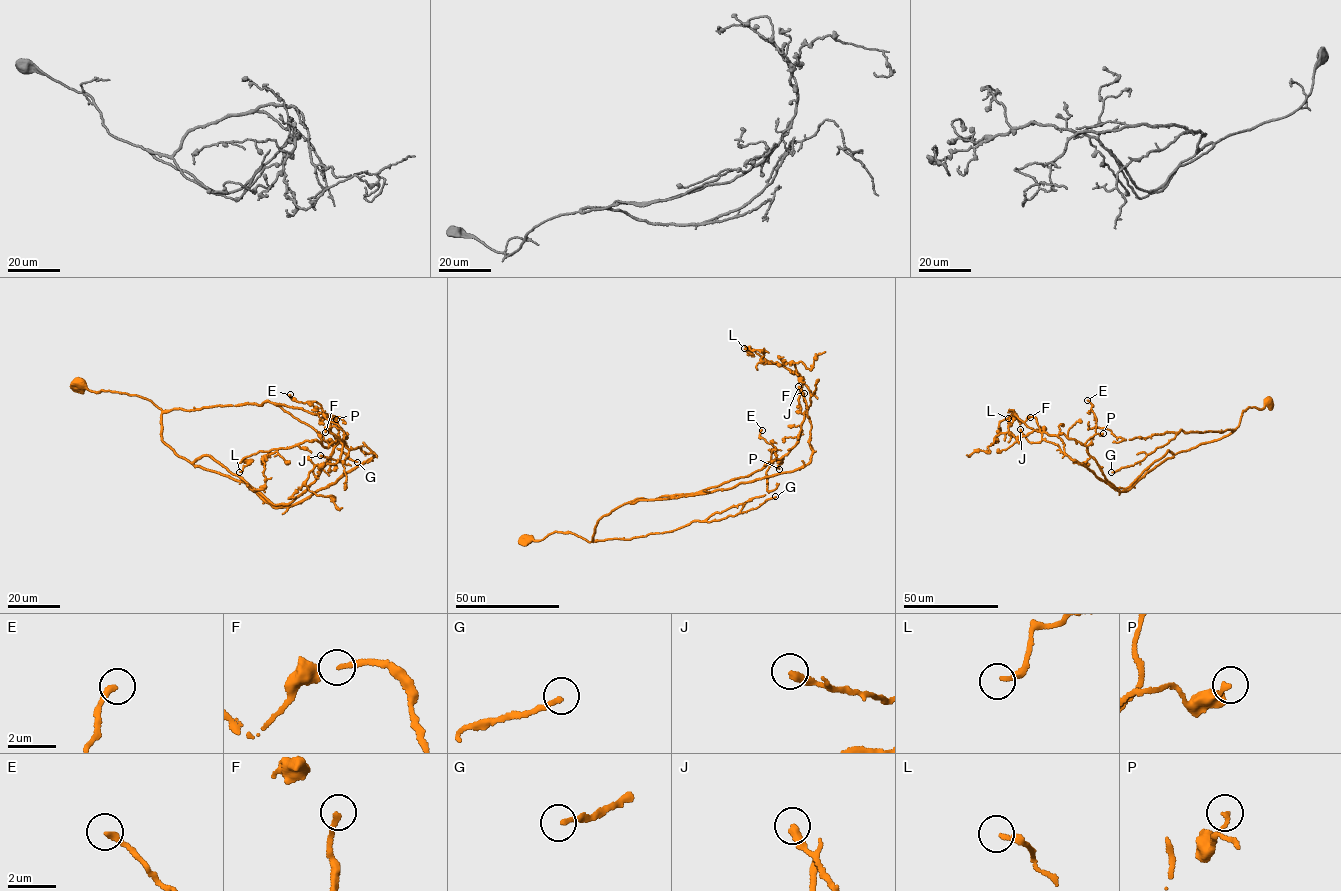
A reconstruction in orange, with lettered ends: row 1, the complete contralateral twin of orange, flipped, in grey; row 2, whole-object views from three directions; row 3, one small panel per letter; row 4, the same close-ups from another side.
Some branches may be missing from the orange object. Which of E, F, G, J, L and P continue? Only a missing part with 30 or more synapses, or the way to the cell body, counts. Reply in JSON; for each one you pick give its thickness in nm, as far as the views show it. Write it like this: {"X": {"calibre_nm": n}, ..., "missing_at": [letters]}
{"missing_at": []}

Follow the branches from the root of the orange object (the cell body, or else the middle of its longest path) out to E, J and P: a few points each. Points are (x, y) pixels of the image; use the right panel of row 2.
E: (1269, 401), (1243, 411), (1227, 435), (1168, 450), (1124, 489), (1088, 452), (1096, 420), (1087, 400)
J: (1269, 401), (1261, 409), (1243, 411), (1228, 434), (1177, 452), (1123, 492), (1057, 445), (1029, 442), (1020, 429)
P: (1269, 401), (1243, 411), (1227, 435), (1175, 454), (1168, 450), (1124, 489), (1107, 480), (1084, 444), (1103, 433)

